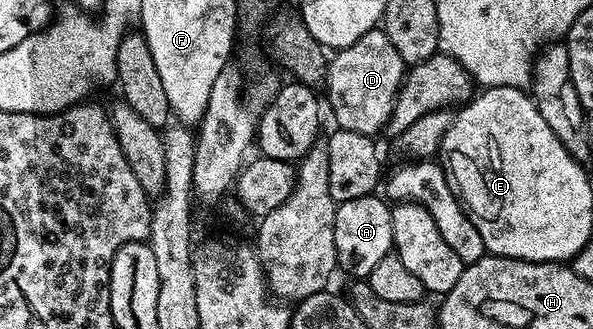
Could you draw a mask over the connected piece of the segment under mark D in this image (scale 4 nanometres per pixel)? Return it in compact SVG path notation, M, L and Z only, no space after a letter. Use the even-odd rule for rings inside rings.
M381 27L365 31L357 43L338 50L327 66L325 101L331 104L335 125L340 129L375 135L387 124L395 106L395 96L403 84L405 62L395 44Z

